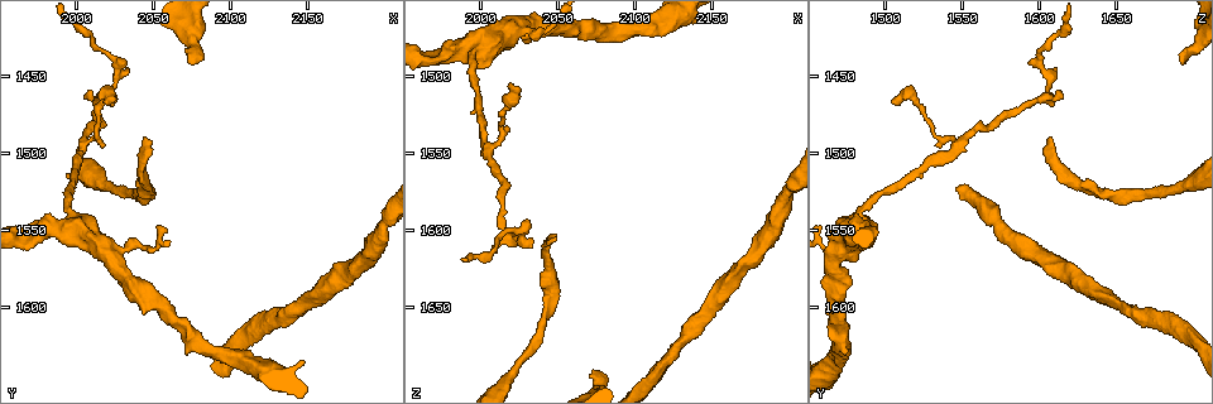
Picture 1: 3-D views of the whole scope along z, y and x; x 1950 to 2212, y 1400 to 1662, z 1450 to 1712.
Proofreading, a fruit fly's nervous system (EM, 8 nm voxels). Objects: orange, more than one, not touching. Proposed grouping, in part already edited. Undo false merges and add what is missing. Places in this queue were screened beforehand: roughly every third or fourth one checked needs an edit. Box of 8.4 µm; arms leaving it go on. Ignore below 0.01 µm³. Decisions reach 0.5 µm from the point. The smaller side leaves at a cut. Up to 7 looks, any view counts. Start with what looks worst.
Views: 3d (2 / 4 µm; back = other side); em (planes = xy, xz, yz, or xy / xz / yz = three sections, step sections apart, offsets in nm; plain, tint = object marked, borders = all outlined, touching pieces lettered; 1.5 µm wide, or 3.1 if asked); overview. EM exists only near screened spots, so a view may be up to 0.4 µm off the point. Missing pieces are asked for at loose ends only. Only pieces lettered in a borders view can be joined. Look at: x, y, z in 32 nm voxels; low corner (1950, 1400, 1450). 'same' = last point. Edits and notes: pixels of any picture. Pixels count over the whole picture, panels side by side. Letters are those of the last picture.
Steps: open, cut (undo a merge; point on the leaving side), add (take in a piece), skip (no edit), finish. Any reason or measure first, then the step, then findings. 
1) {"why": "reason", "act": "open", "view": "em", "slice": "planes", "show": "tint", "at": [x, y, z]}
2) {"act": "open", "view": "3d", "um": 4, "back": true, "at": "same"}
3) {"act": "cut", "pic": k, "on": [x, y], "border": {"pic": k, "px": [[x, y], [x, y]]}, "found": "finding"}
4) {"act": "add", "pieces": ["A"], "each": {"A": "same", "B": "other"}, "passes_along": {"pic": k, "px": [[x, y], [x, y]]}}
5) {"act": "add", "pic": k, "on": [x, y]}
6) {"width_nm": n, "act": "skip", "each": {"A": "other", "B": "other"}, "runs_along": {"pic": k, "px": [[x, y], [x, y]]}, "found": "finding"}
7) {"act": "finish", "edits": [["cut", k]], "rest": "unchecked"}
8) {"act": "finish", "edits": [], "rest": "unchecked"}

{"why": "branch stops here", "act": "open", "view": "em", "slice": "xz", "step": 4, "show": "borders", "at": [2046, 1490, 1604]}

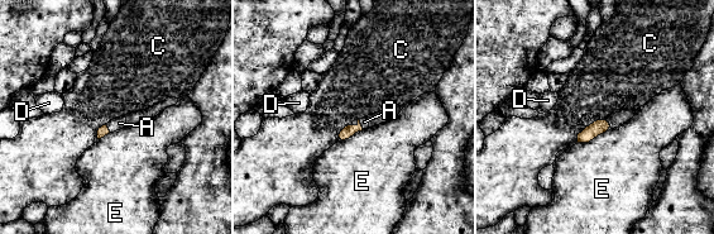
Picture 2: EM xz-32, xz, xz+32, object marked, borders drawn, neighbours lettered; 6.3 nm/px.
{"act": "open", "view": "em", "slice": "planes", "show": "borders", "at": "same"}

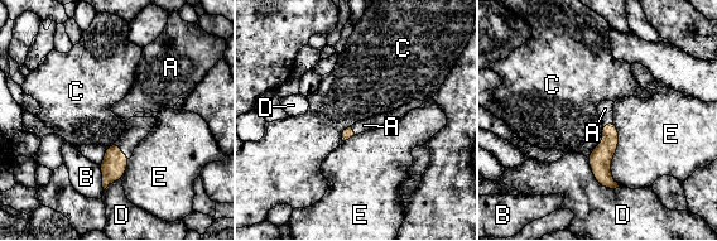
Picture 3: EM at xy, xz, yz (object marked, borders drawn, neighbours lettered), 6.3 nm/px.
{"act": "add", "pieces": ["A"], "each": {"A": "same", "B": "other", "C": "other", "D": "other", "E": "other"}, "passes_along": {"pic": 3, "px": [[601, 158], [609, 123], [605, 109]]}, "found": "the neuron continues"}

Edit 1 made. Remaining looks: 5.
{"why": "free end", "act": "open", "view": "3d", "um": 4, "at": [2076, 1440, 1692]}

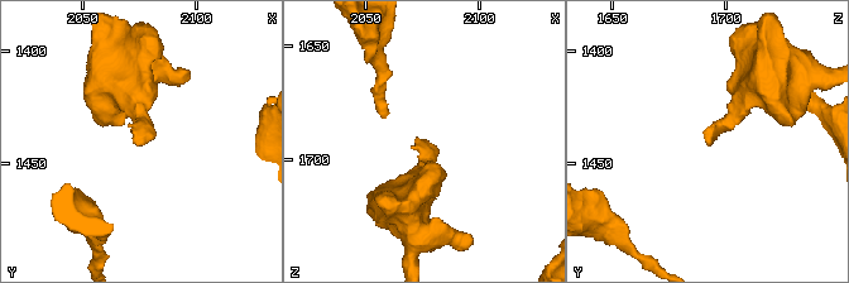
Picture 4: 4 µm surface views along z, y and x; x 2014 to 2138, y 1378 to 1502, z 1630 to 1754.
{"why": "shape alone is not enough", "act": "open", "view": "em", "slice": "xz", "step": 8, "show": "tint", "at": [2075, 1441, 1693]}

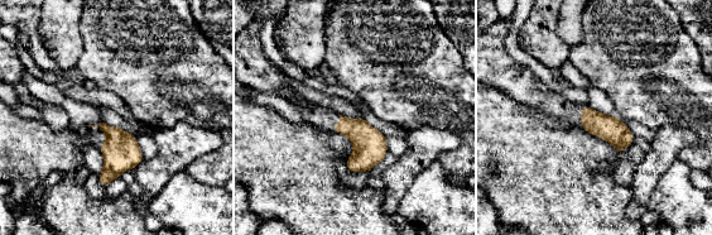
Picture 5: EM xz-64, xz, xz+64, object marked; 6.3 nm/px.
{"why": "cut it another way", "act": "open", "view": "em", "slice": "yz", "step": 4, "show": "borders", "at": "same"}

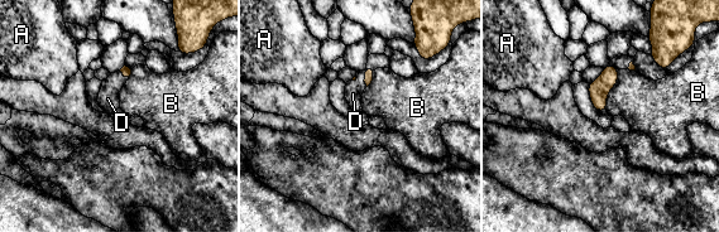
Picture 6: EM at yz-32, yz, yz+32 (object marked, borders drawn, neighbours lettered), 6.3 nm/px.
{"act": "add", "pieces": ["D"], "each": {"A": "other", "B": "other", "D": "same"}, "passes_along": {"pic": 6, "px": [[369, 72], [365, 78], [353, 93]]}, "found": "it goes on there"}

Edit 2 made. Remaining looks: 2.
{"act": "finish", "edits": [["add", 3], ["add", 6]], "rest": "unchecked"}

